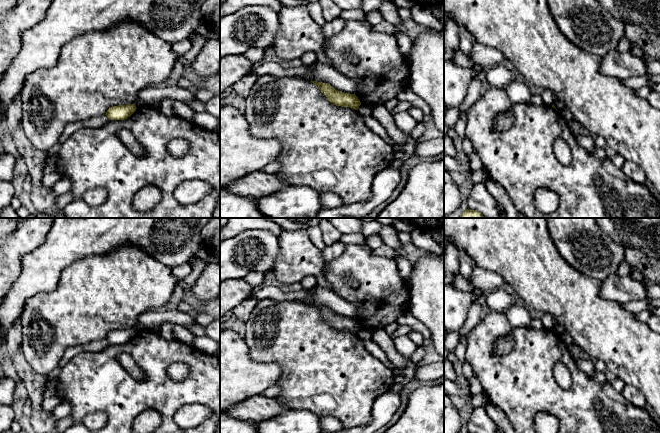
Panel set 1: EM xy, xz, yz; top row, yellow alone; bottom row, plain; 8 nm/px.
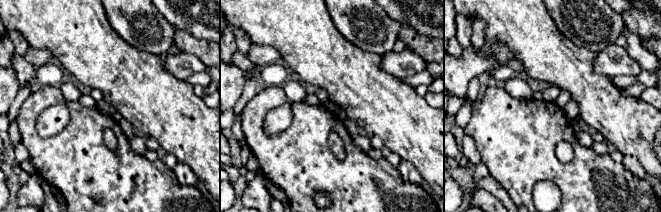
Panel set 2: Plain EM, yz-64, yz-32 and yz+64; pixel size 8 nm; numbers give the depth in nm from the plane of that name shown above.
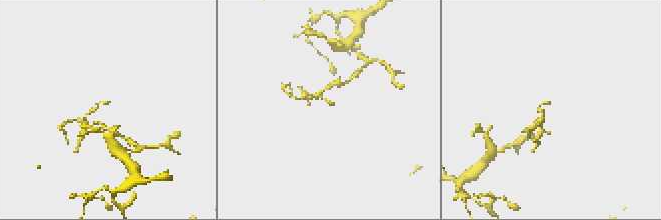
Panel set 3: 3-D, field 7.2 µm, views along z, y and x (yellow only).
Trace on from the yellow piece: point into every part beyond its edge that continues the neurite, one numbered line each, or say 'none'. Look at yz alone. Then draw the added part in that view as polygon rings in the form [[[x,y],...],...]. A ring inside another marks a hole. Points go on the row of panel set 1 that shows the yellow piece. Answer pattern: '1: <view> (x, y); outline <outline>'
none

